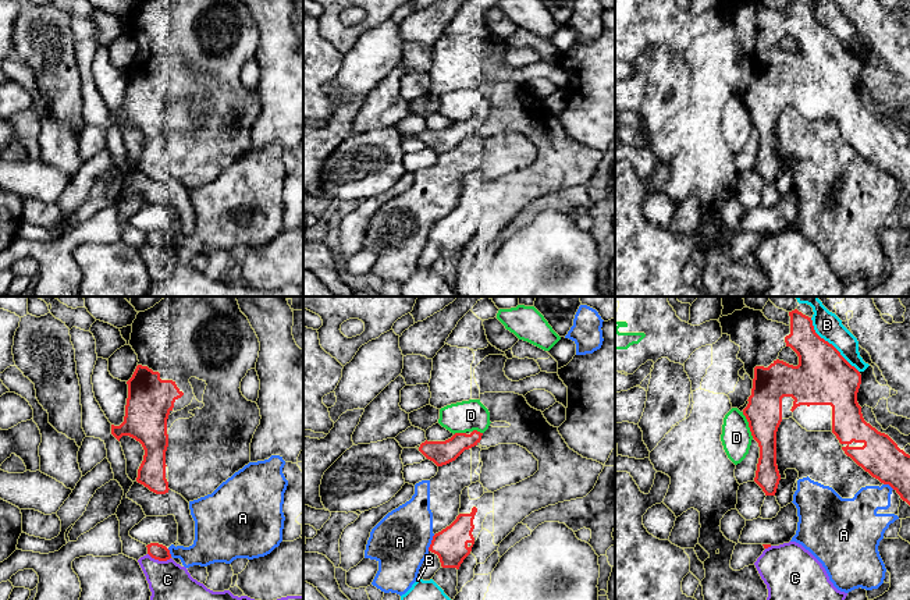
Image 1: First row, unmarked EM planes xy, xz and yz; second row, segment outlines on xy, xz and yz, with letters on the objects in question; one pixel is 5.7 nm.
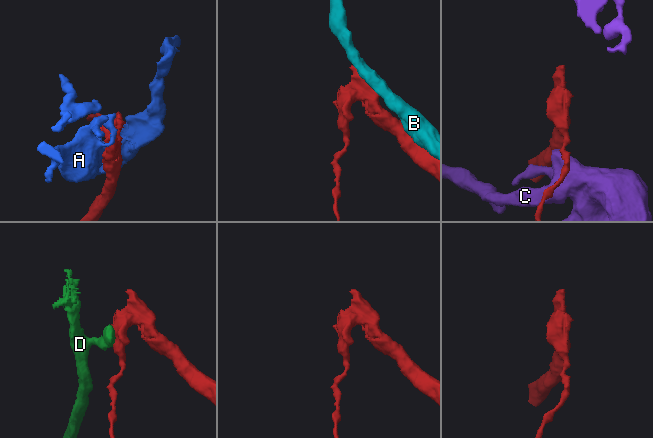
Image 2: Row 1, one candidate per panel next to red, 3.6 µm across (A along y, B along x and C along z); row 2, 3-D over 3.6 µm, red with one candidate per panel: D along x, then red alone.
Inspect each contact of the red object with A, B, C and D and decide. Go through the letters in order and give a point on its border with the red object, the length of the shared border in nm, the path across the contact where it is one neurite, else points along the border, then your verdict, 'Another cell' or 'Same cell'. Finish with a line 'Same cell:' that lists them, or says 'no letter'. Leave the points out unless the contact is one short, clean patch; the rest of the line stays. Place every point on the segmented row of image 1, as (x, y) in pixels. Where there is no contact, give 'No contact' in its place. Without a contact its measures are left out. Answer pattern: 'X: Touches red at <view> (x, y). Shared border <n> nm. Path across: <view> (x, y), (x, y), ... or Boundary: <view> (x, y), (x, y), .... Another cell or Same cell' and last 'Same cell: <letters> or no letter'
A: Touches red at xz (432, 543). Shared border 100 nm. Another cell
B: Touches red at yz (831, 344). Shared border 420 nm. Another cell
C: Touches red at xy (159, 560). Shared border 140 nm. Another cell
D: Touches red at yz (749, 425). Shared border 170 nm. Another cell
Same cell: no letter

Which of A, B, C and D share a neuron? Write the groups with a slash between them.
A / B / C / D

